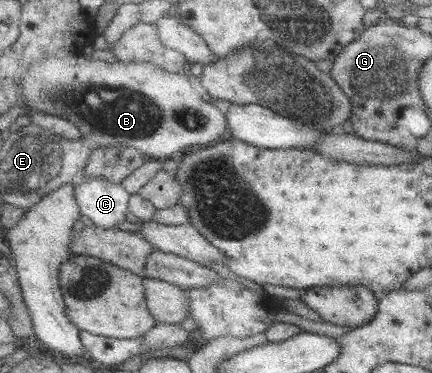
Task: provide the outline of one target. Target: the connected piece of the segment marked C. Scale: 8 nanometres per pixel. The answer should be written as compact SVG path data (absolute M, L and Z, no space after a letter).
M102 176L88 178L75 187L75 198L83 215L105 228L116 228L126 219L131 197L124 185Z

